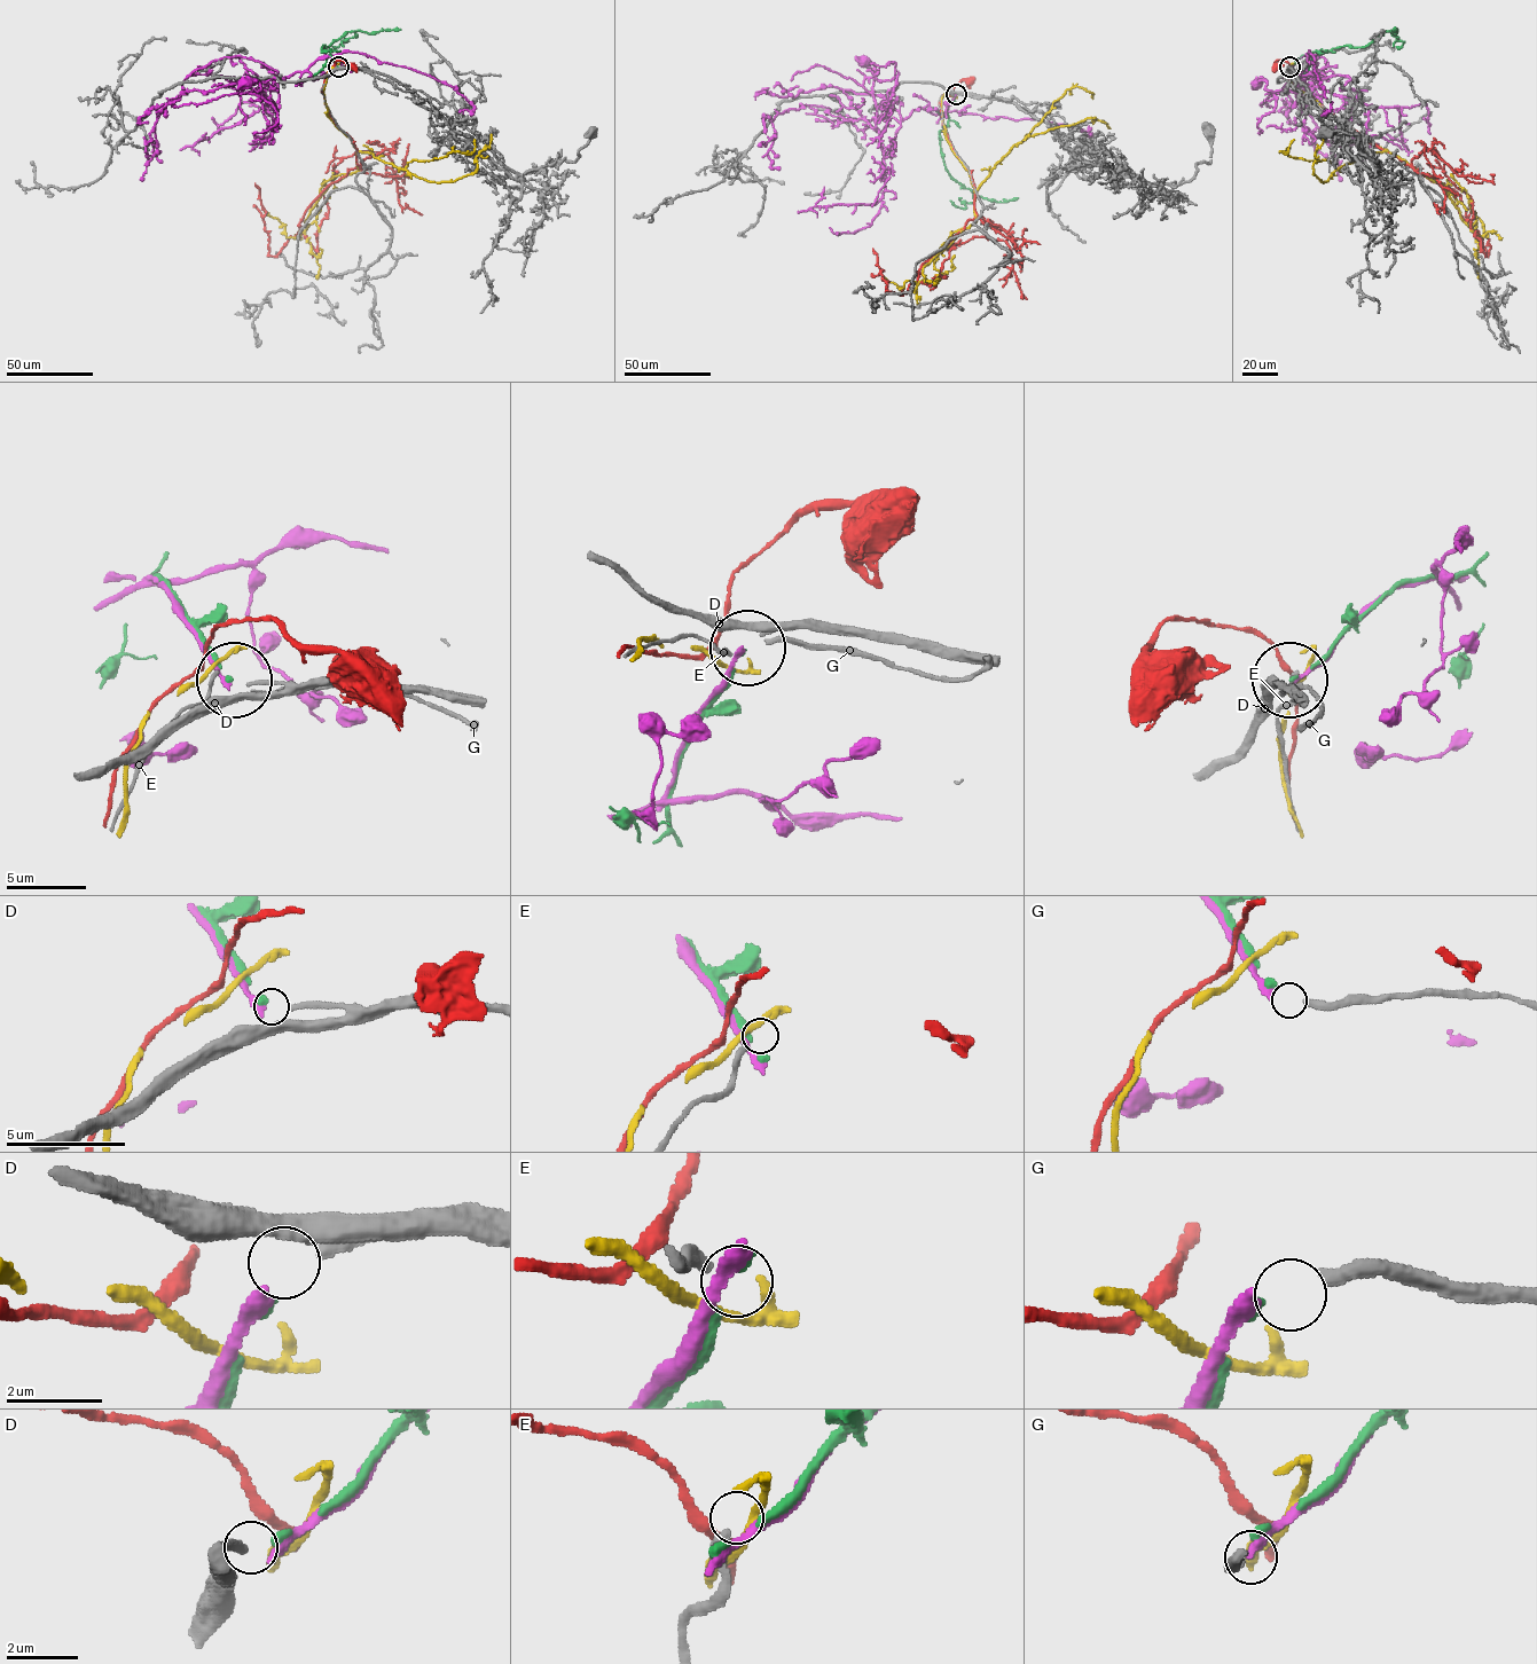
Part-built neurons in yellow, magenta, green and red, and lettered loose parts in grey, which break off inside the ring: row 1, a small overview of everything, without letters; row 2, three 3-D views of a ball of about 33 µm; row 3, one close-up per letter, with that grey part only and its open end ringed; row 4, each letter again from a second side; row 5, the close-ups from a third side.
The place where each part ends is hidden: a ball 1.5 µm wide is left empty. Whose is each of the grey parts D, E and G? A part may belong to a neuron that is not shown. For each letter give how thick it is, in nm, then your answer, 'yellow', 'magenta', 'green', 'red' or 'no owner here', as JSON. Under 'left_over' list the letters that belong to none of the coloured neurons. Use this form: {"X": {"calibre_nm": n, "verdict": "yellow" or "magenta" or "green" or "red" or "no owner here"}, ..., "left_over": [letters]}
{"D": {"calibre_nm": 280, "verdict": "green"}, "E": {"calibre_nm": 300, "verdict": "no owner here"}, "G": {"calibre_nm": 340, "verdict": "magenta"}, "left_over": ["E"]}

